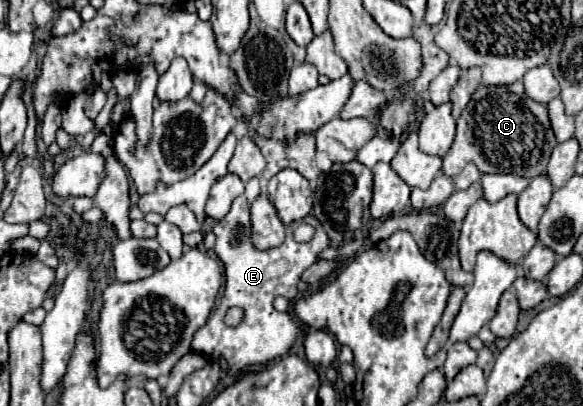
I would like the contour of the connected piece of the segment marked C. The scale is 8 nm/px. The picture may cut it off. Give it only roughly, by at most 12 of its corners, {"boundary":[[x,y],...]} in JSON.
{"boundary":[[521,81],[479,85],[443,173],[545,173],[557,141]]}

